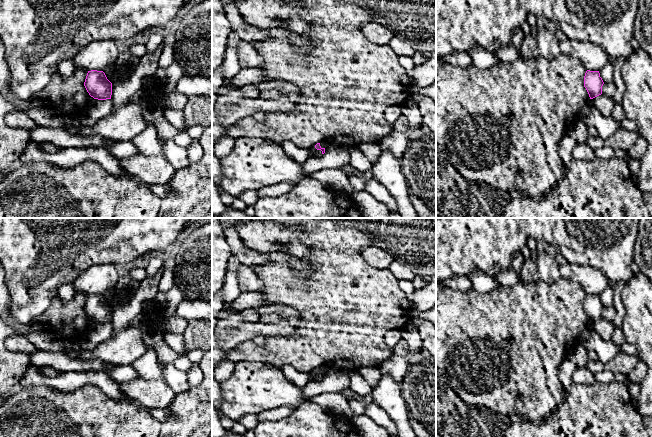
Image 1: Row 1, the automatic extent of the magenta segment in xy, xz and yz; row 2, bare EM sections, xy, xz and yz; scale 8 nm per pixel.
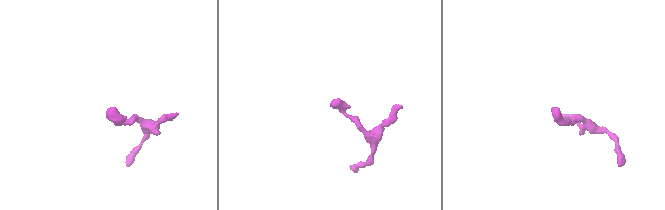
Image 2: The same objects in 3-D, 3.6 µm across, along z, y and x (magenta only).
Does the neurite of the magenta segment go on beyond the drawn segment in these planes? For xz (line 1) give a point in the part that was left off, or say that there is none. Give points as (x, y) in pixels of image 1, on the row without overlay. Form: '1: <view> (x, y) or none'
1: none

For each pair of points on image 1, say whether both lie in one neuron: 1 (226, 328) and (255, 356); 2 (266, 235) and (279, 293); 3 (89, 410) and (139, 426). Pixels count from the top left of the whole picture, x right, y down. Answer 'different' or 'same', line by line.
1: different
2: different
3: same

